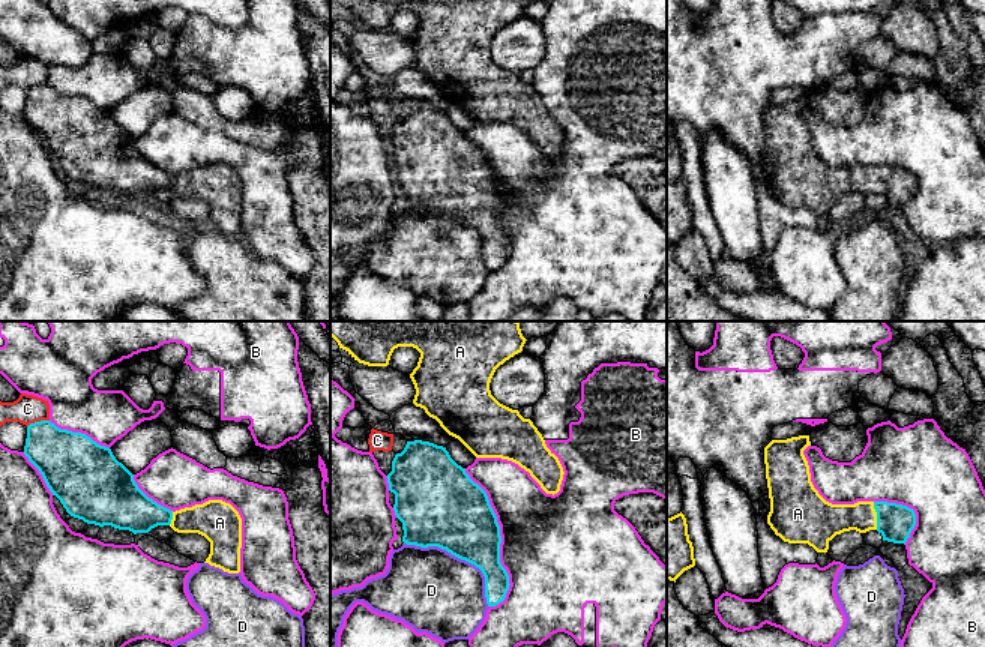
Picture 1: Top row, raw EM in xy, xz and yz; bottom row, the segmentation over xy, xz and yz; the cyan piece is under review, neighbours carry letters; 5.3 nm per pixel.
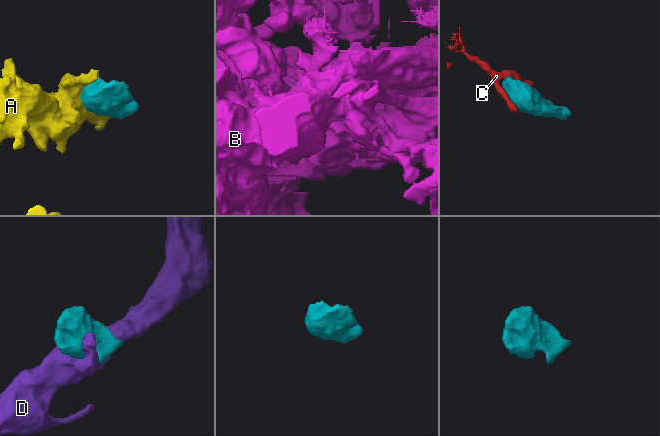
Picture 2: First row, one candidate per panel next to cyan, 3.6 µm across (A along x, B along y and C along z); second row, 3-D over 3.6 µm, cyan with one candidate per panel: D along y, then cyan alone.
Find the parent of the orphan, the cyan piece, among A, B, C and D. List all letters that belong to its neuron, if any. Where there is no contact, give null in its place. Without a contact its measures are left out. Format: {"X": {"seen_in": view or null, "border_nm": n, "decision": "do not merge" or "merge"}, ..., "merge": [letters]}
{"A": {"seen_in": "yz", "border_nm": 150, "decision": "merge"}, "B": {"seen_in": "xz", "border_nm": 750, "decision": "do not merge"}, "C": {"seen_in": "xy", "border_nm": 130, "decision": "do not merge"}, "D": {"seen_in": "xz", "border_nm": 550, "decision": "do not merge"}, "merge": ["A"]}

